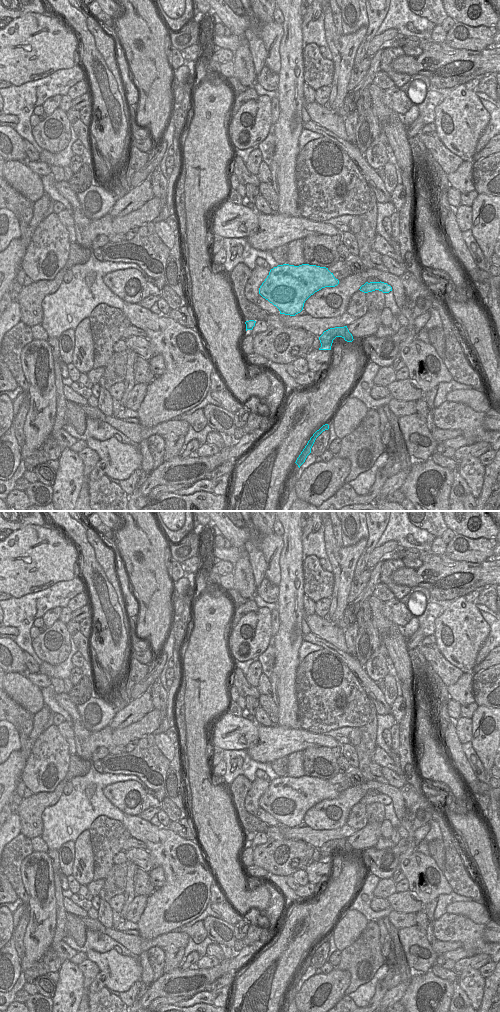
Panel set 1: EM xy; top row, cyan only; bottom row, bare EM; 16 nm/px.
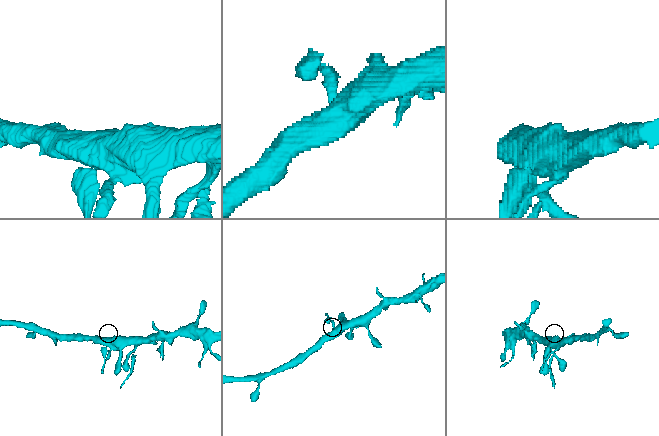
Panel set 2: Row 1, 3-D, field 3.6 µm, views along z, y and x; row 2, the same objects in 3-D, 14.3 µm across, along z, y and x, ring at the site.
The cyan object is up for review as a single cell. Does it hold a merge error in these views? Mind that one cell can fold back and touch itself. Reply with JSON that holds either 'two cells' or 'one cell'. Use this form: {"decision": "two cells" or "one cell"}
{"decision": "two cells"}

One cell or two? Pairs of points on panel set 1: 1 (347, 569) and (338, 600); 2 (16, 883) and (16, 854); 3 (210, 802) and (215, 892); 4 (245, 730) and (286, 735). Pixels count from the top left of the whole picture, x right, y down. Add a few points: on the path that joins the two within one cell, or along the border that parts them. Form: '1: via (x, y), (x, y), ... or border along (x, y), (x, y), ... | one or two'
1: via (343, 577), (340, 592) | one
2: via (15, 876), (15, 861) | one
3: border along (215, 882), (226, 899) | two
4: border along (259, 725), (258, 741), (252, 743), (246, 750) | two

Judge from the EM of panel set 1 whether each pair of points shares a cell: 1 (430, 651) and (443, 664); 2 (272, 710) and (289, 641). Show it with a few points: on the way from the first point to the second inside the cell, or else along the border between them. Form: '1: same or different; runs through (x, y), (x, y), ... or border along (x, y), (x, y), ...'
1: same; runs through (433, 654), (440, 661)
2: different; border along (271, 697), (277, 708), (278, 724)

